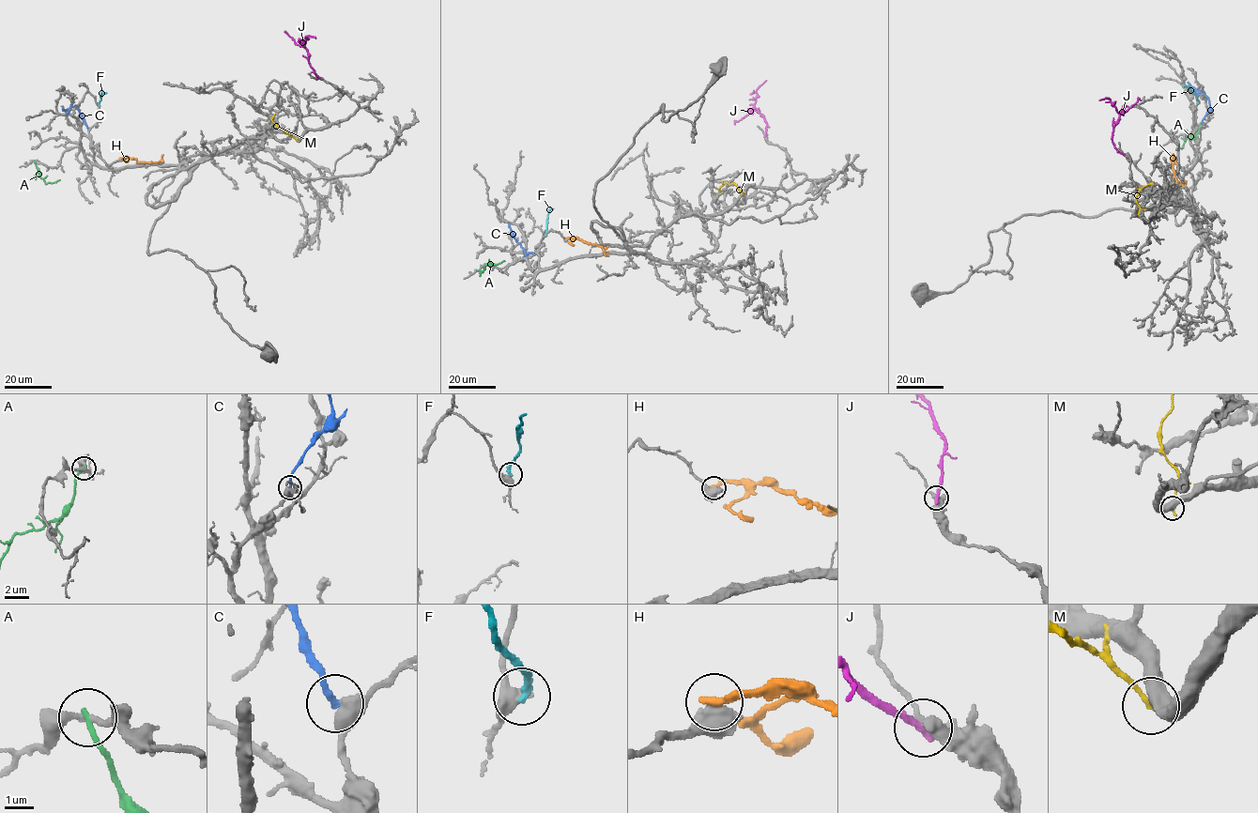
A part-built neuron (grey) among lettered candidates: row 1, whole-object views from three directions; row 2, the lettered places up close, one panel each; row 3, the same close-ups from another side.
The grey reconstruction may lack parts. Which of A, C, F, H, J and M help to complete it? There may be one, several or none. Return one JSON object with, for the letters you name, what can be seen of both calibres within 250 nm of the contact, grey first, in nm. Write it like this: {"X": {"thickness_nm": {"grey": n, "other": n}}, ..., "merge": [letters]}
{"merge": []}

